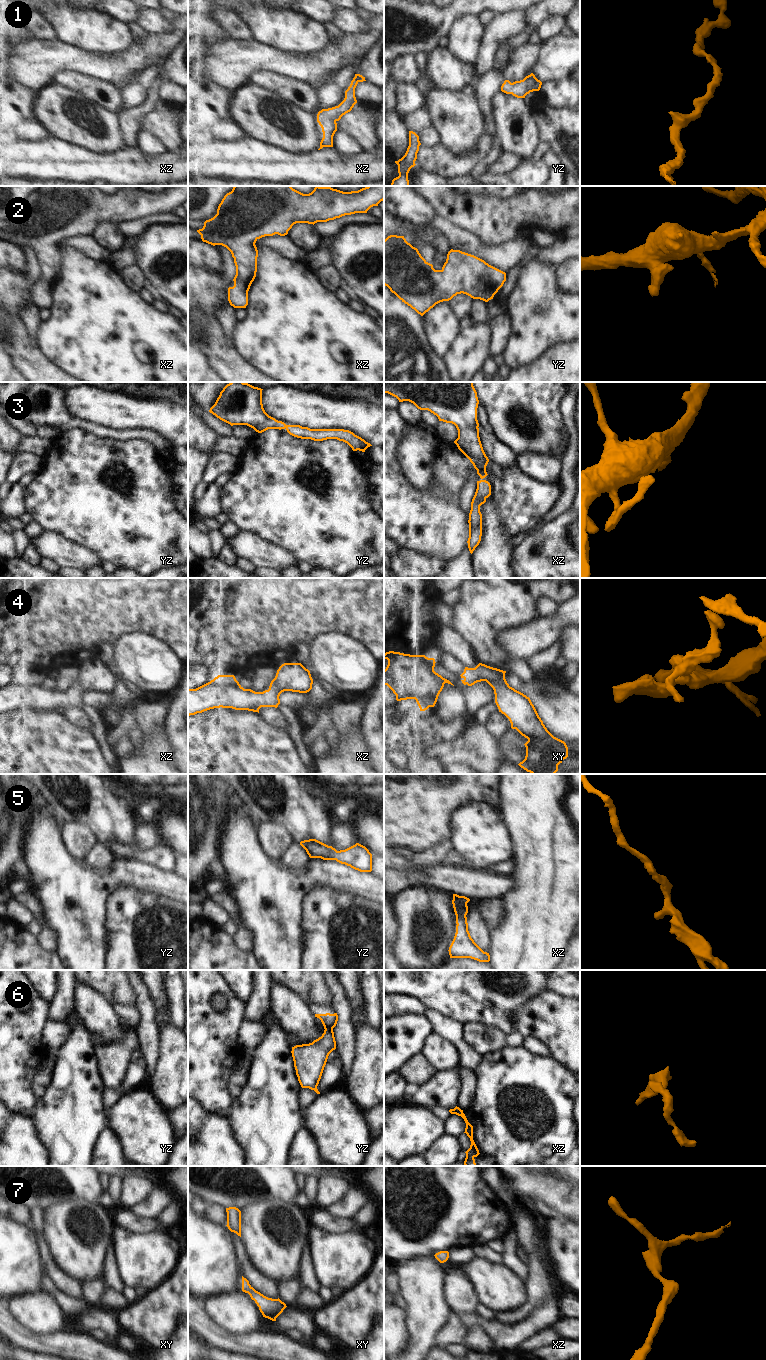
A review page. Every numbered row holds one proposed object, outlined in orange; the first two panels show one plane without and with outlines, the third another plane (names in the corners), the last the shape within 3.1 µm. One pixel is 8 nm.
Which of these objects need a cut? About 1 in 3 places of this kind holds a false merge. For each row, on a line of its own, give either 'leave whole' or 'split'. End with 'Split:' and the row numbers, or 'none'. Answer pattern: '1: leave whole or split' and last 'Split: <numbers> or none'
1: leave whole
2: leave whole
3: leave whole
4: leave whole
5: leave whole
6: split
7: leave whole
Split: 6

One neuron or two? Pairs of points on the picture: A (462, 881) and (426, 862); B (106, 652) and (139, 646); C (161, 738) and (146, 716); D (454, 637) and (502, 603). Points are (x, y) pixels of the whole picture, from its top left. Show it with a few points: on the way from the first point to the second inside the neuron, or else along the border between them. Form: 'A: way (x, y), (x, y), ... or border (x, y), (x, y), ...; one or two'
A: border (444, 860), (429, 867), (423, 875), (440, 889); two
B: border (116, 642), (114, 662); two
C: border (166, 725), (153, 735), (146, 736), (144, 734); two
D: border (452, 627), (472, 645), (474, 652); two

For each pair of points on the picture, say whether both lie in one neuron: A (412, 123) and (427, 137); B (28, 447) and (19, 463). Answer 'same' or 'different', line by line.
A: same
B: different

